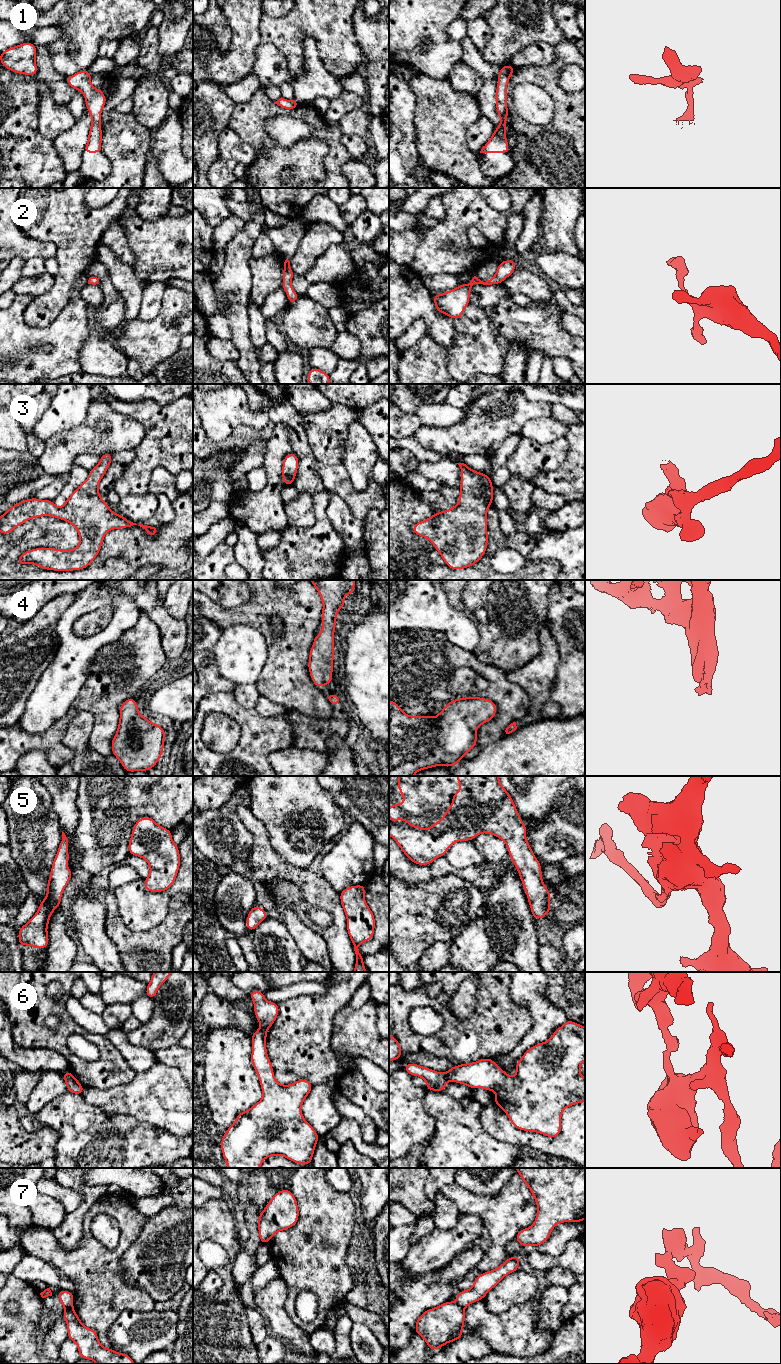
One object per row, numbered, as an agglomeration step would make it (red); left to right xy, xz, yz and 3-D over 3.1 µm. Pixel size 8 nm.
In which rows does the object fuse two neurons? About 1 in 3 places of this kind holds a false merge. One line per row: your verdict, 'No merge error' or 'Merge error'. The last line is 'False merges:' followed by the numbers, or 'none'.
1: No merge error
2: No merge error
3: No merge error
4: No merge error
5: No merge error
6: Merge error
7: Merge error
False merges: 6, 7

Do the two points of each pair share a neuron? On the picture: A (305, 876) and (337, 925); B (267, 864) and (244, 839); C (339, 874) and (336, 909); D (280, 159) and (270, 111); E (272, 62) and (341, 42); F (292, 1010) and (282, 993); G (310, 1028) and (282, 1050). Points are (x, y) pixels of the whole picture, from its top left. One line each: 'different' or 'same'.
A: same
B: different
C: different
D: same
E: different
F: different
G: same

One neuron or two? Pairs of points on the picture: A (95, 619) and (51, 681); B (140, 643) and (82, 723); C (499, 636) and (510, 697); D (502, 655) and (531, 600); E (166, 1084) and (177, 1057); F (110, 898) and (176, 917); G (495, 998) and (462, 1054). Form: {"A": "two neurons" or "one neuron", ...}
{"A": "two neurons", "B": "two neurons", "C": "two neurons", "D": "one neuron", "E": "two neurons", "F": "one neuron", "G": "one neuron"}

